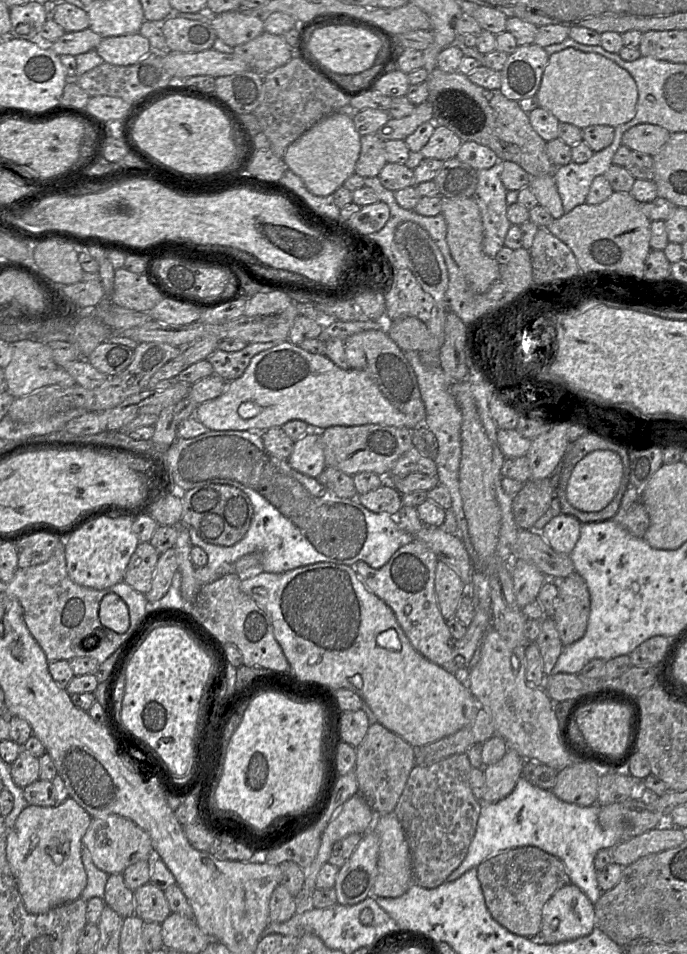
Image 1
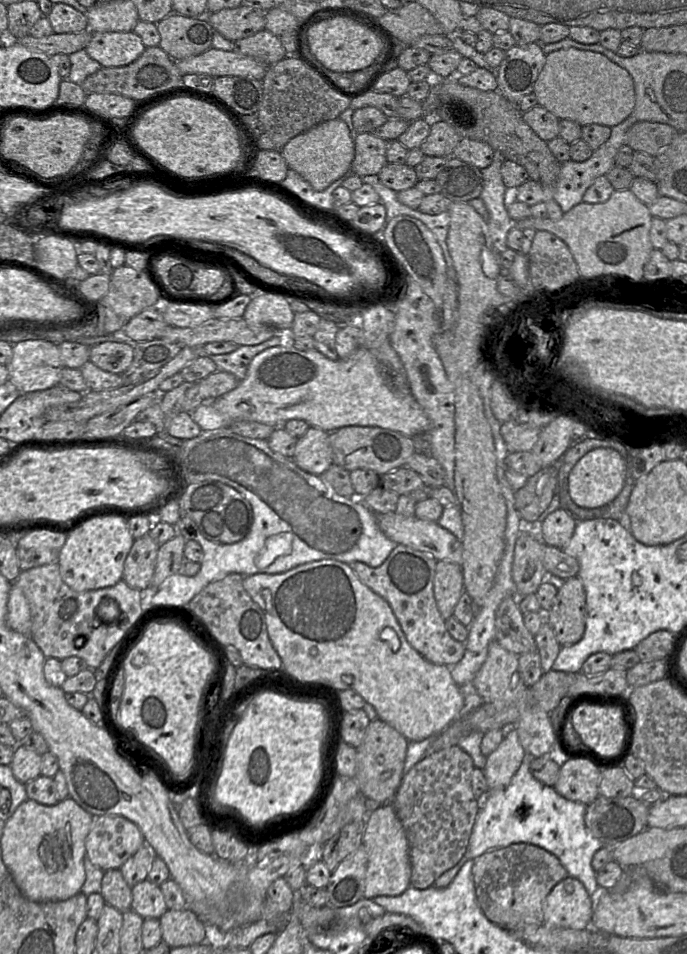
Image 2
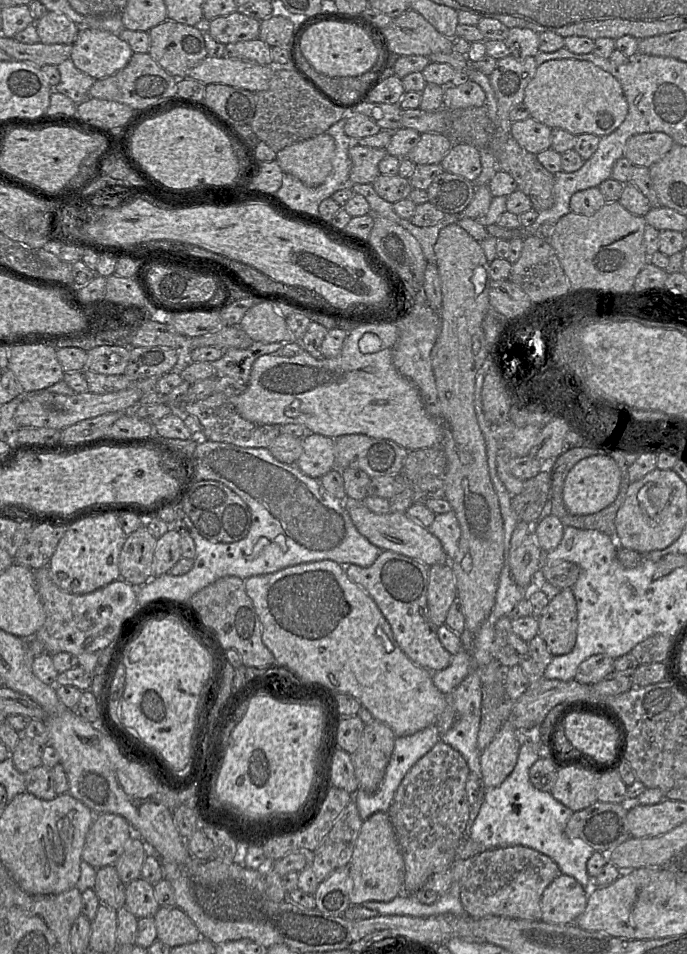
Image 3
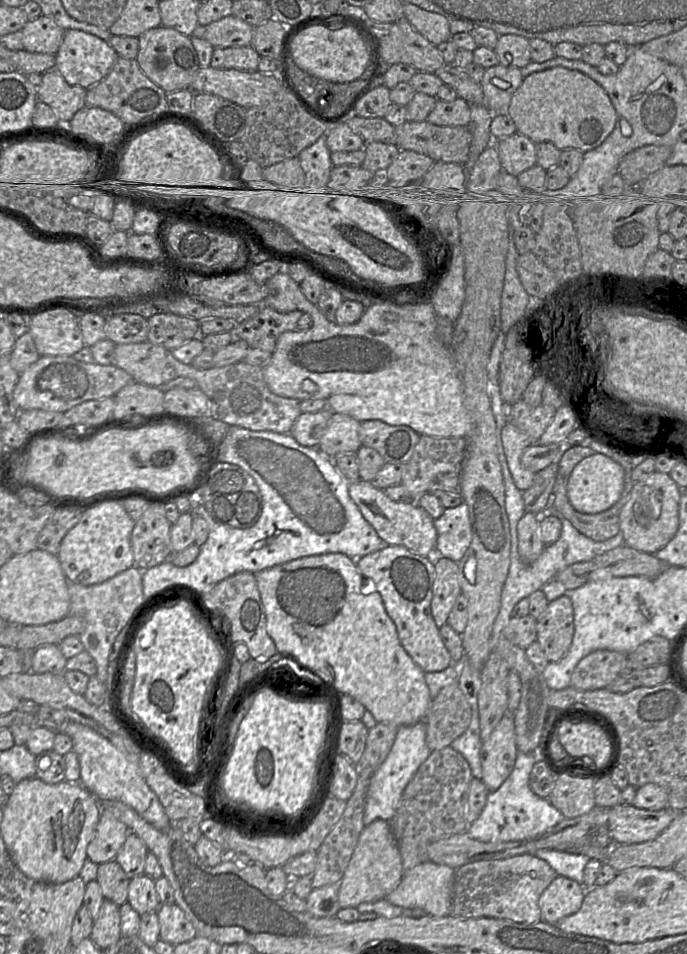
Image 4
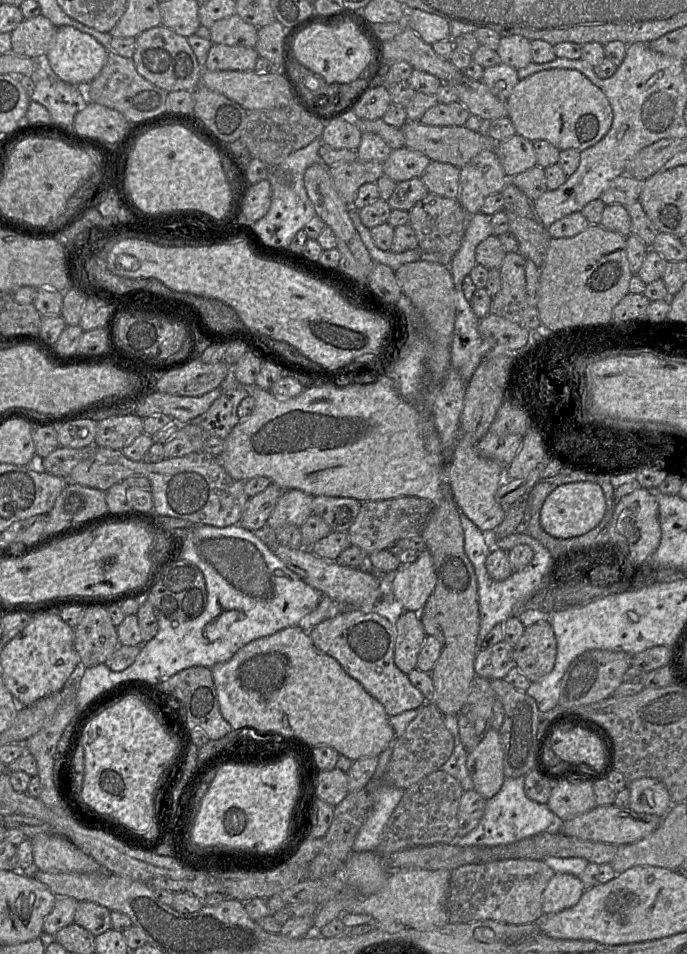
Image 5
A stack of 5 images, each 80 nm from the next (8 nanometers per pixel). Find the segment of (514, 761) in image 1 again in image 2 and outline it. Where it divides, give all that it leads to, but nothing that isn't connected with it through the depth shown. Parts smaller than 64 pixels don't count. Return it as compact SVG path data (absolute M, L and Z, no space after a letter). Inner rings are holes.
M509 727L499 746L486 757L484 776L489 790L500 790L511 782L525 756L516 731Z

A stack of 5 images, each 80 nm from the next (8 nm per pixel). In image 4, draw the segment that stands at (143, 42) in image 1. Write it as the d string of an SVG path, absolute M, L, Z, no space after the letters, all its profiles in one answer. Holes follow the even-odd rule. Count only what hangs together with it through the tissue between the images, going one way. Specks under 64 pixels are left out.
M67 28L61 45L55 52L55 66L73 81L91 86L115 67L118 61L118 50L111 41L111 36L101 37L87 30Z

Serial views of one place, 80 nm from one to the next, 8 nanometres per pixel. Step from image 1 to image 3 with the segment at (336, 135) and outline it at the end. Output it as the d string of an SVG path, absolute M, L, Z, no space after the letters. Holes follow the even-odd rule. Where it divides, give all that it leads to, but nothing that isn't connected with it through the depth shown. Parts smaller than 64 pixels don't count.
M327 133L294 143L277 152L281 170L308 187L321 185L331 171L335 142Z

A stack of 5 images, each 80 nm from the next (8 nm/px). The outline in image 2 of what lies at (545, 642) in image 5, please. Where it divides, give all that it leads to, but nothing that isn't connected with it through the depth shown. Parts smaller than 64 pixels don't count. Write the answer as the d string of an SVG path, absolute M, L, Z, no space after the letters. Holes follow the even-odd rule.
M577 576L566 579L558 589L545 621L552 627L561 646L570 646L582 638L586 623L586 593Z

